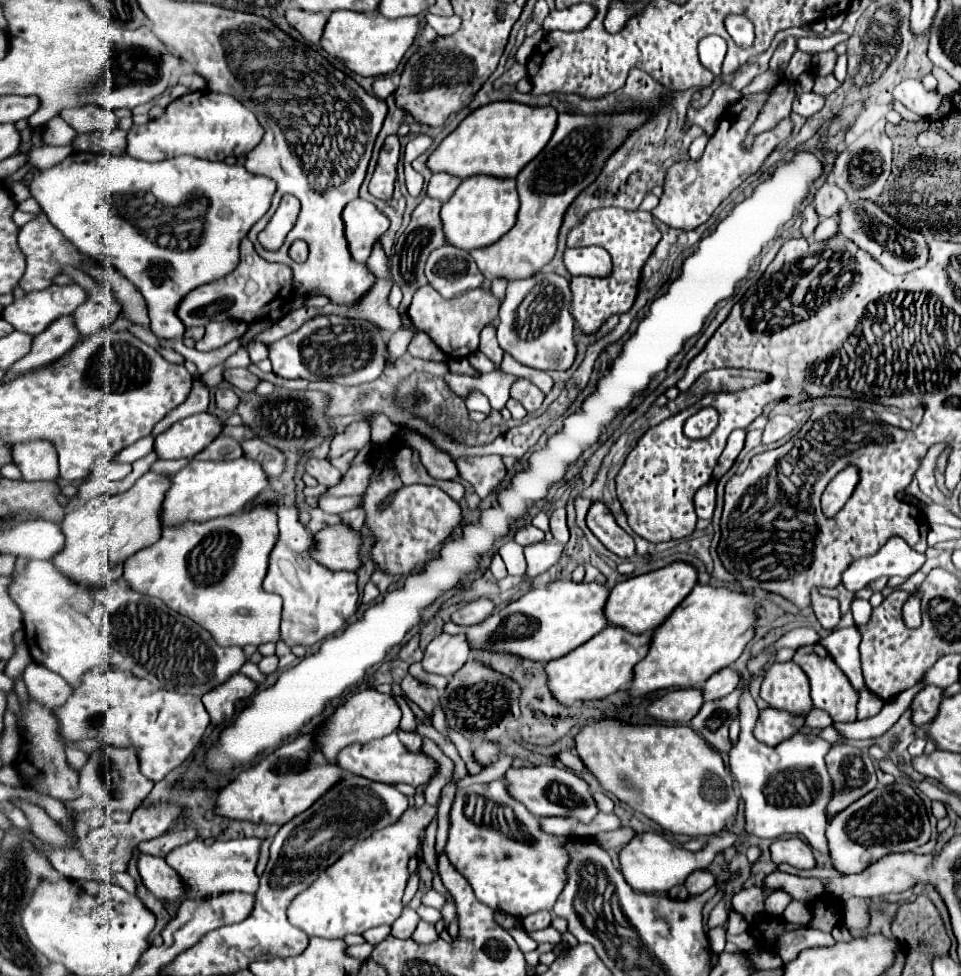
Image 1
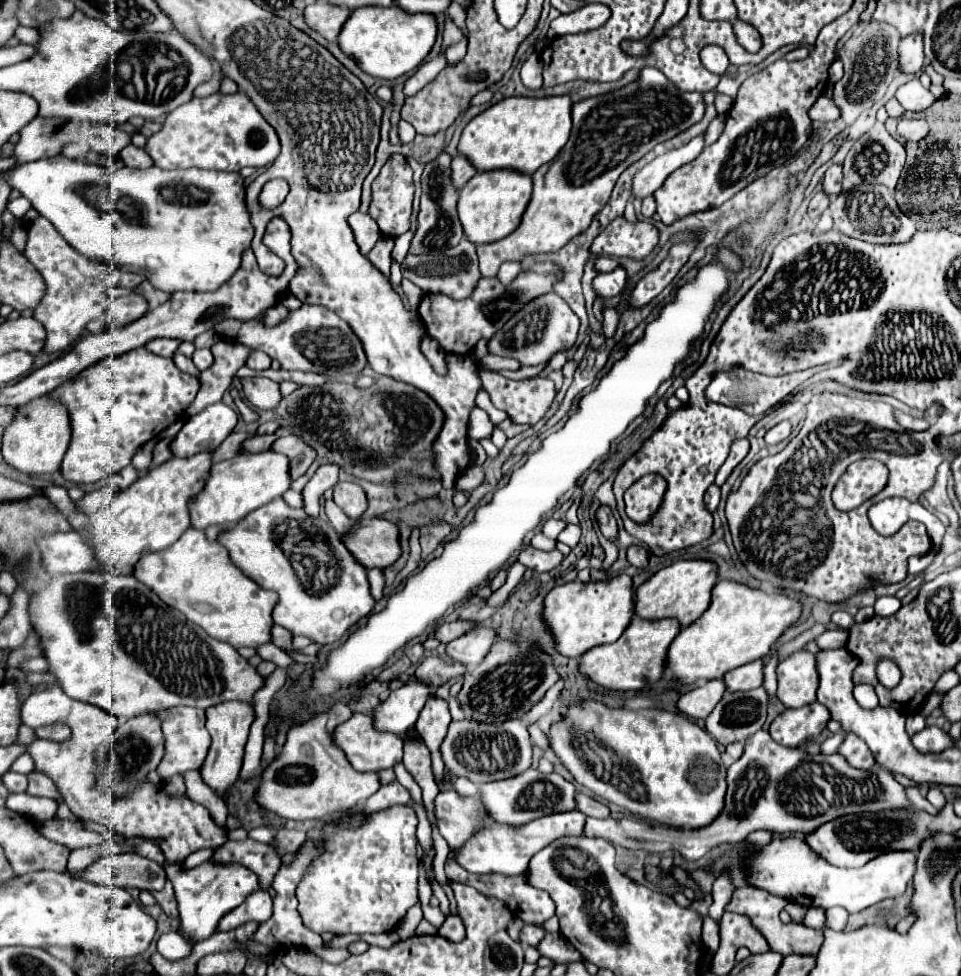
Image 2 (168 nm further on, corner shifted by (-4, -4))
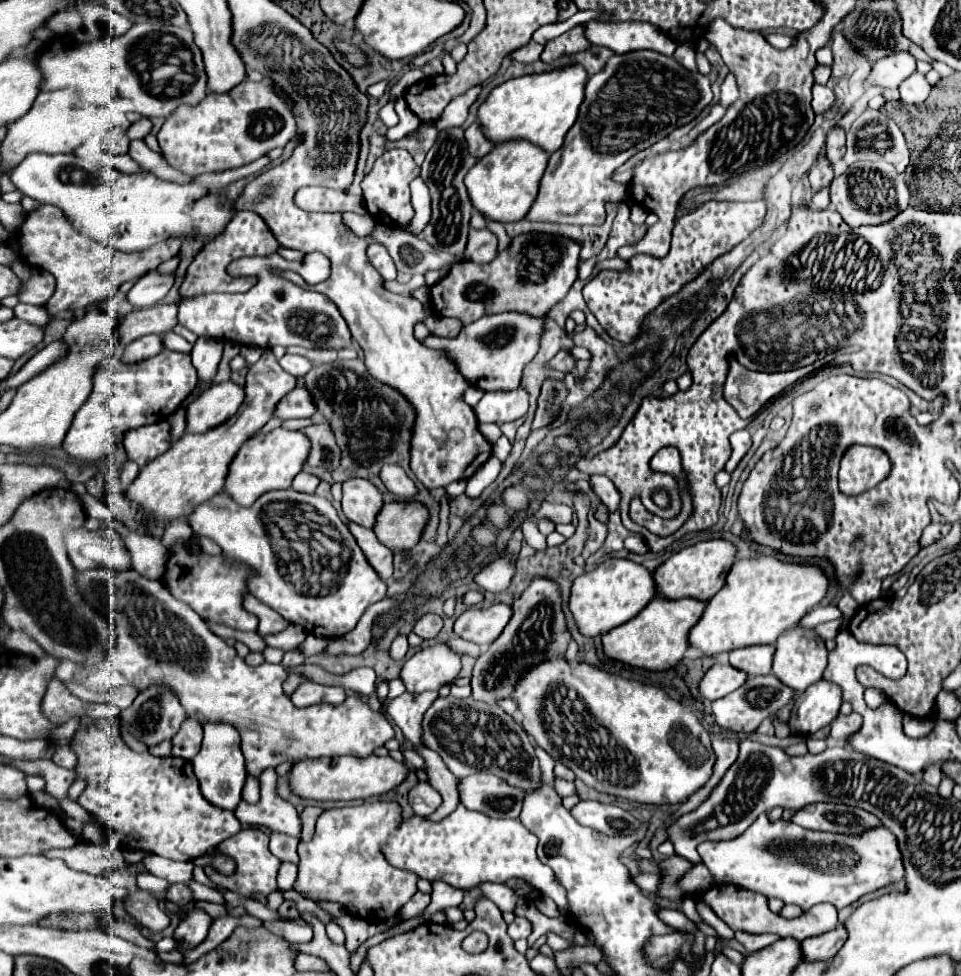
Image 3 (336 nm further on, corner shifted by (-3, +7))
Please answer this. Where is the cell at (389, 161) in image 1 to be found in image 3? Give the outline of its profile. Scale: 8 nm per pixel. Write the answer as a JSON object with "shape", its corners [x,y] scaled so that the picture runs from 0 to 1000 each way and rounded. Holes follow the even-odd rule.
{"shape":[[[406,153],[395,163],[391,163],[387,175],[377,185],[381,214],[391,226],[410,233],[427,233],[431,214],[427,210],[427,185],[437,179],[437,171],[431,167],[429,159],[422,153]]]}

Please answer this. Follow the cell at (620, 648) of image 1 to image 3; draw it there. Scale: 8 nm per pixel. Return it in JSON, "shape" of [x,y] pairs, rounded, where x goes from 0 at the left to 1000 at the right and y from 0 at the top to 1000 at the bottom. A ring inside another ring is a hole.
{"shape":[[[683,612],[678,614],[660,634],[643,640],[641,644],[635,644],[629,653],[629,667],[633,673],[649,677],[658,683],[674,685],[674,688],[693,688],[706,681],[706,677],[712,673],[716,659],[718,644],[728,636],[728,630],[733,628],[737,616],[712,612],[712,614],[695,614],[695,612]]]}

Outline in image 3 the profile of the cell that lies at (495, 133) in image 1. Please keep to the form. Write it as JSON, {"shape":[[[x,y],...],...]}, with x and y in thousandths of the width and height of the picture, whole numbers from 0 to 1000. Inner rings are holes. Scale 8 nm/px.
{"shape":[[[604,65],[568,75],[554,75],[529,81],[522,87],[514,89],[508,101],[499,108],[497,126],[502,128],[504,138],[514,147],[547,142],[562,153],[576,157],[585,151],[587,138],[601,120],[601,110],[608,103],[610,83],[612,75]]]}

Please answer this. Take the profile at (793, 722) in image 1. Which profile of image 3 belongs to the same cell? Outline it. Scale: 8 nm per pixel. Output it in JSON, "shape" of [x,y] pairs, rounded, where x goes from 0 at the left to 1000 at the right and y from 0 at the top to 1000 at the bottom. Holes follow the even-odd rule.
{"shape":[[[849,698],[837,710],[826,714],[826,726],[822,735],[822,747],[826,751],[849,751],[851,747],[864,743],[870,737],[876,722],[876,710],[870,700]]]}

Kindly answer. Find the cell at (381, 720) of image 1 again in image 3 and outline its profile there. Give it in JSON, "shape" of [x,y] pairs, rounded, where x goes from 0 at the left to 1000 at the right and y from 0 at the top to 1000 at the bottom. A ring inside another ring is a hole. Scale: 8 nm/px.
{"shape":[[[456,659],[431,669],[418,683],[416,694],[427,710],[456,708],[460,702],[468,702],[481,685],[479,671],[466,661]]]}

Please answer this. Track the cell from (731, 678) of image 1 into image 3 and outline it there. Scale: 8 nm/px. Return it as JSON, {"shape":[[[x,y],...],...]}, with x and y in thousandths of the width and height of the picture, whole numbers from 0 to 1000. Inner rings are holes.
{"shape":[[[783,661],[760,667],[760,681],[780,692],[799,692],[803,685],[805,661]]]}

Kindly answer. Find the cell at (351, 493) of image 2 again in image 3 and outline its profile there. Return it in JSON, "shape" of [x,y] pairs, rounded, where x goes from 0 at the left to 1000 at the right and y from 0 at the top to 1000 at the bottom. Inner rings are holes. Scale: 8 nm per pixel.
{"shape":[[[364,491],[358,495],[356,524],[362,534],[373,536],[381,542],[389,542],[391,528],[395,526],[398,515],[398,505],[385,493]]]}

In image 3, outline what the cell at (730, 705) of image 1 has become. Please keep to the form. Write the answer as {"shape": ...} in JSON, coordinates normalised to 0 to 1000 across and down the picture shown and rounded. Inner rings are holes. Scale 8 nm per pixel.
{"shape":[[[795,692],[795,694],[780,694],[770,706],[762,708],[760,712],[745,716],[741,720],[741,728],[745,735],[745,741],[758,749],[764,751],[783,751],[797,735],[812,728],[816,722],[820,722],[826,716],[828,710],[820,706],[820,702],[814,702],[814,698],[807,692]]]}

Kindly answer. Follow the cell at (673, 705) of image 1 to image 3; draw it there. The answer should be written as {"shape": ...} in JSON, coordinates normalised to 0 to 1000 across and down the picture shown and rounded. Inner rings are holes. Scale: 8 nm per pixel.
{"shape":[[[758,679],[755,681],[741,681],[728,700],[728,710],[733,714],[737,714],[739,718],[745,718],[745,716],[762,710],[770,702],[774,702],[774,698],[778,694],[780,694],[778,690],[764,685]]]}

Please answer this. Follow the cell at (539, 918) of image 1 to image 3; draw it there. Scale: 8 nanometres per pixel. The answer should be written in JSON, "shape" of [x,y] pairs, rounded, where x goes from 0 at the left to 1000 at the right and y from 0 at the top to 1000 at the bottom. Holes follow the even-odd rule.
{"shape":[[[537,940],[531,948],[529,948],[529,958],[537,964],[537,962],[547,962],[549,958],[552,958],[552,954],[554,954],[554,948],[552,948],[552,944],[549,942],[545,942],[545,940]]]}

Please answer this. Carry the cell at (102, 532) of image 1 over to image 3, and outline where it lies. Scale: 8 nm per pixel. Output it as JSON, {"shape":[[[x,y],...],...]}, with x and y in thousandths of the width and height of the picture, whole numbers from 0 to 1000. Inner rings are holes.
{"shape":[[[275,358],[273,366],[268,372],[260,374],[258,384],[256,384],[256,407],[254,413],[250,415],[248,423],[237,429],[235,433],[227,435],[225,440],[219,440],[210,446],[202,444],[191,444],[175,464],[169,464],[158,472],[156,476],[148,478],[148,485],[142,489],[142,493],[131,501],[133,509],[152,522],[154,526],[158,524],[162,534],[156,538],[156,544],[166,552],[173,534],[177,532],[187,532],[196,528],[204,517],[210,513],[216,513],[229,501],[233,499],[233,493],[237,489],[237,478],[241,470],[246,468],[248,460],[252,458],[254,452],[264,448],[285,425],[289,411],[300,405],[308,397],[308,386],[298,382],[285,362],[281,358]]]}

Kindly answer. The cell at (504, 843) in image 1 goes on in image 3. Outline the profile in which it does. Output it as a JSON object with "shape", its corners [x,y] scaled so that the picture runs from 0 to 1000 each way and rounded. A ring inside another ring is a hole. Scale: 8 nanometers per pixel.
{"shape":[[[437,800],[433,806],[427,808],[427,827],[435,835],[450,835],[460,825],[460,817],[447,802]]]}

